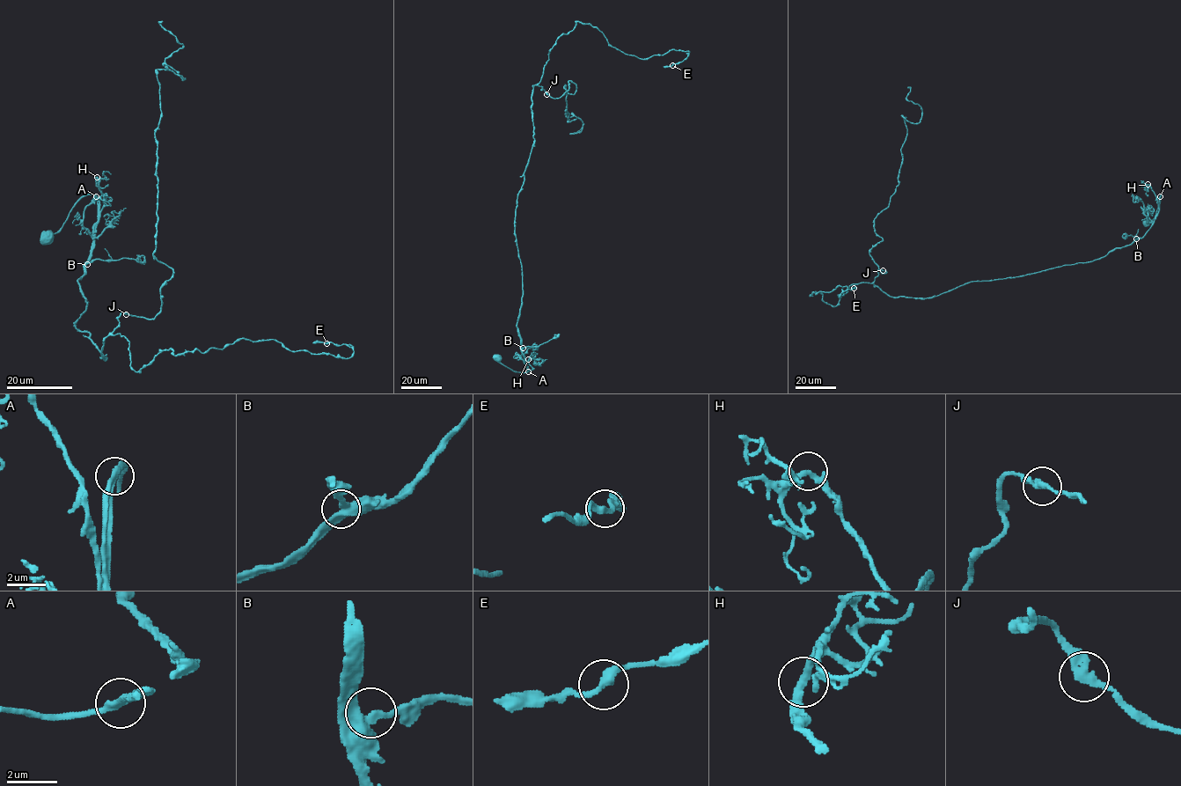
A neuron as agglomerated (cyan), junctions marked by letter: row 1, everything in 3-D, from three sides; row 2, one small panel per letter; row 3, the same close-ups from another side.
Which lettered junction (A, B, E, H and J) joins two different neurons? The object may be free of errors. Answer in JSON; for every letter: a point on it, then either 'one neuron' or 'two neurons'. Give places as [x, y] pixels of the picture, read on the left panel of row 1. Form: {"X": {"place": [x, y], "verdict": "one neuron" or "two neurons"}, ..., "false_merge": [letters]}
{"A": {"place": [96, 196], "verdict": "two neurons"}, "B": {"place": [87, 264], "verdict": "one neuron"}, "E": {"place": [326, 343], "verdict": "one neuron"}, "H": {"place": [97, 177], "verdict": "one neuron"}, "J": {"place": [126, 314], "verdict": "one neuron"}, "false_merge": ["A"]}

